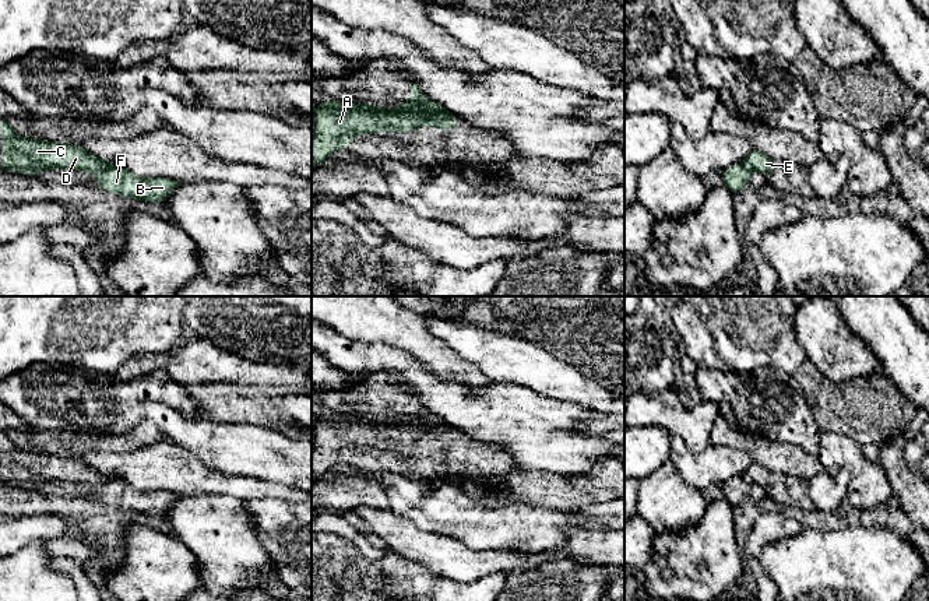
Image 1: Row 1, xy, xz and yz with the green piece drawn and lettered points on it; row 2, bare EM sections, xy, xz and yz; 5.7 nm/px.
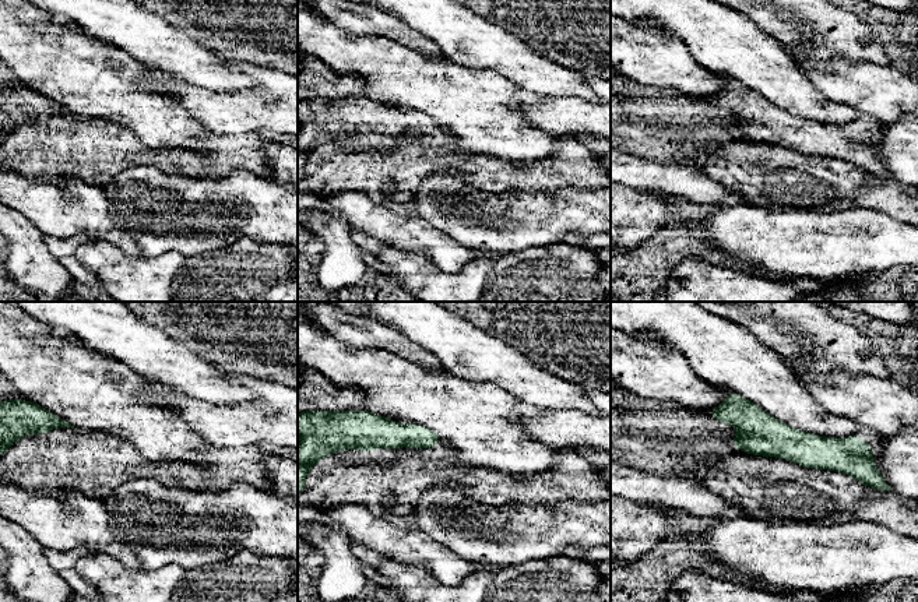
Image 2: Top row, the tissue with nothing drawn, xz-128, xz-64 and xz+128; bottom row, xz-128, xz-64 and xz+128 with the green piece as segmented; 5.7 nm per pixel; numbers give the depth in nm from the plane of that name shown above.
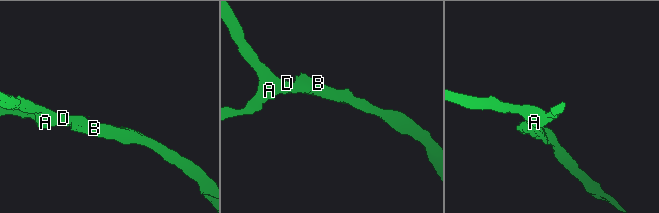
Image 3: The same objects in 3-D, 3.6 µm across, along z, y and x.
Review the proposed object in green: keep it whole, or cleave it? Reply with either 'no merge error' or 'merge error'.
merge error

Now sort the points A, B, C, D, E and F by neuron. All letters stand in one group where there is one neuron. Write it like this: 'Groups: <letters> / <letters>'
Groups: A C D E / B F

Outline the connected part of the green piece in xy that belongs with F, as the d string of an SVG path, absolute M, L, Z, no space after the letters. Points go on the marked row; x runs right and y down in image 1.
M117 166L92 171L91 175L96 176L96 187L105 191L154 203L165 203L170 191L180 184L180 182L163 178L137 178L131 172Z

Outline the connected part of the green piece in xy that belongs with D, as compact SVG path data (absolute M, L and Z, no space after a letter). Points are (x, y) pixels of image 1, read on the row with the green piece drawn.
M0 119L0 168L32 176L49 169L98 171L116 166L113 161L101 161L81 145L57 144L46 140L18 136L4 119Z

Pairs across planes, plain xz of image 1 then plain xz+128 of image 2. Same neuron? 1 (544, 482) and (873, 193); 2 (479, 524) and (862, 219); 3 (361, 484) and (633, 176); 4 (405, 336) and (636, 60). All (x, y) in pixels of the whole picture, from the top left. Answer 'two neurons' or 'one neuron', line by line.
1: one neuron
2: two neurons
3: two neurons
4: two neurons

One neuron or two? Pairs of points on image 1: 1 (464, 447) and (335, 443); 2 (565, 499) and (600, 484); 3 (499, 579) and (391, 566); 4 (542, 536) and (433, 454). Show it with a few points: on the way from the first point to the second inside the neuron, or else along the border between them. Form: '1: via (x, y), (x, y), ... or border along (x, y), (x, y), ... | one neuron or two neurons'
1: via (432, 446), (377, 446), (368, 443) | one neuron
2: via (573, 494), (591, 489) | one neuron
3: via (472, 586), (418, 584) | one neuron
4: border along (453, 482), (479, 499) | two neurons

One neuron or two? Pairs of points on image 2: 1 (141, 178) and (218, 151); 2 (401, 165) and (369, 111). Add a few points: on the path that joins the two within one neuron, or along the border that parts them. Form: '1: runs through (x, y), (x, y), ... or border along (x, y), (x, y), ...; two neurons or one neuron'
1: border along (126, 171), (157, 168), (162, 172); two neurons
2: border along (424, 143), (400, 133), (386, 151), (358, 148); two neurons

